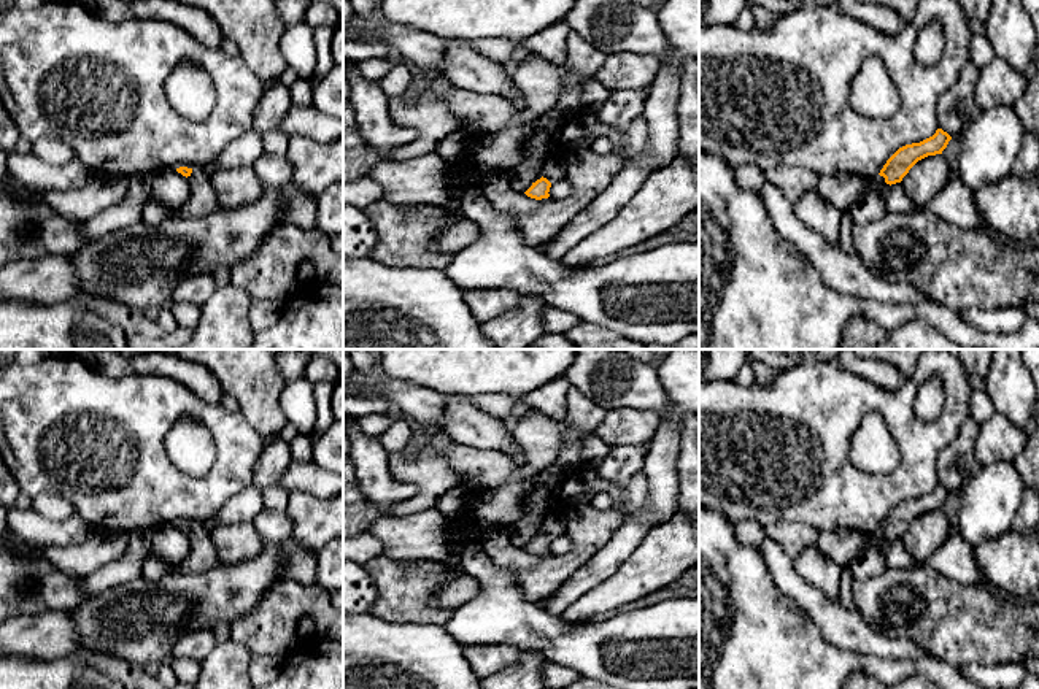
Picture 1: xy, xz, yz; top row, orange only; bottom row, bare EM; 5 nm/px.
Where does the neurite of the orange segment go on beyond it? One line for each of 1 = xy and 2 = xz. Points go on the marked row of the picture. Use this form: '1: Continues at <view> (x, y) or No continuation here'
1: Continues at xy (202, 200)
2: Continues at xz (555, 170)

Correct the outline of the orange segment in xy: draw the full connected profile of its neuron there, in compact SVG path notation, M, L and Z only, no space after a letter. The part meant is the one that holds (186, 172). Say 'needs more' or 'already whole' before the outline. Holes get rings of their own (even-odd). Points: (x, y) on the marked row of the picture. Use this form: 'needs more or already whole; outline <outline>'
needs more; outline M180 167L176 171L187 178L191 195L183 205L170 206L170 219L207 216L221 208L211 186L211 176L203 168Z

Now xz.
needs more; outline M554 154L543 167L542 178L532 183L532 186L524 192L527 197L542 200L550 197L550 187L567 178L567 168L570 162L570 154Z

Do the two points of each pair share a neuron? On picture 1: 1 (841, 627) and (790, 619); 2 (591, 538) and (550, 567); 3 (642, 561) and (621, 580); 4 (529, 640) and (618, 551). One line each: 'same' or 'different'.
1: different
2: same
3: same
4: different

